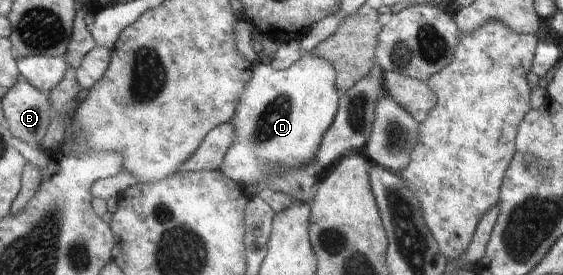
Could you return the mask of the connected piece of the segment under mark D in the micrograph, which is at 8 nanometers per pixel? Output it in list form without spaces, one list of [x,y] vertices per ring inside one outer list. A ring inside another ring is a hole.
[[[312,51],[302,53],[301,58],[287,70],[276,71],[270,65],[256,64],[253,76],[237,103],[236,112],[230,120],[234,128],[232,146],[226,150],[219,170],[233,182],[247,188],[247,184],[268,180],[272,172],[280,168],[310,168],[320,150],[322,138],[334,121],[339,107],[336,89],[336,72],[323,58]]]

